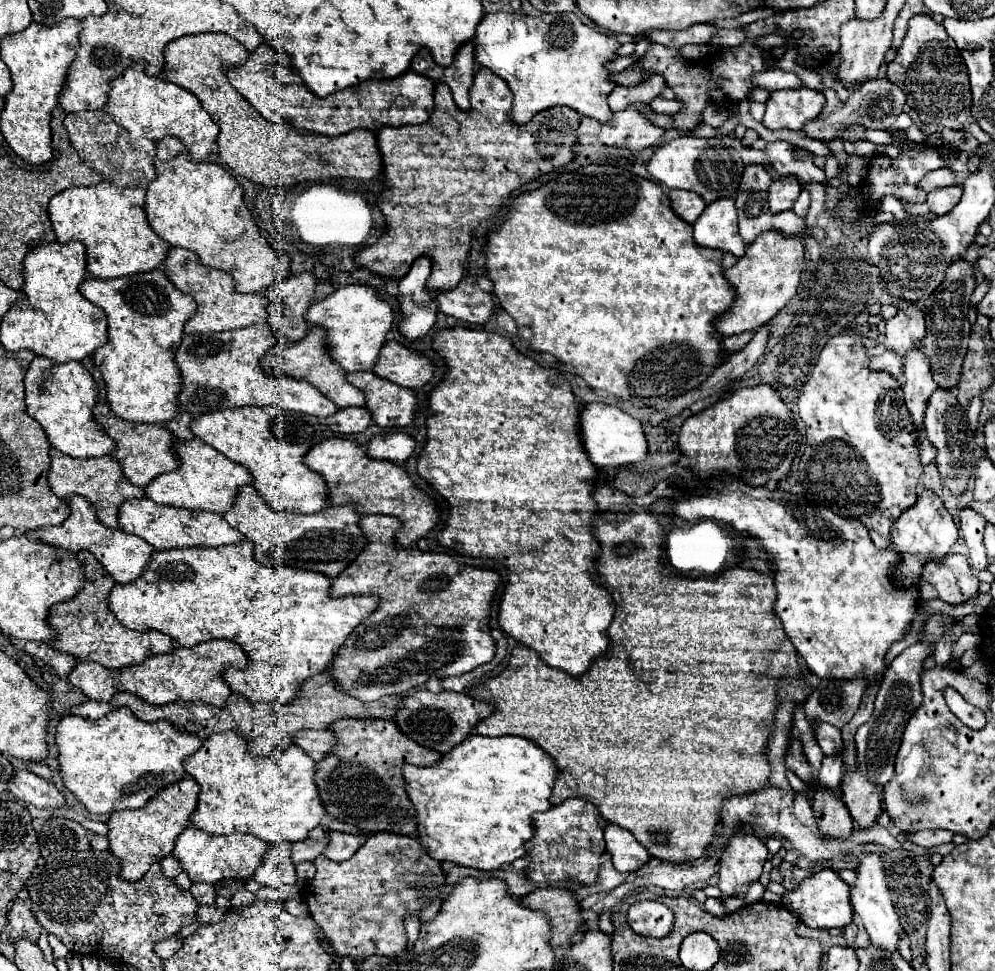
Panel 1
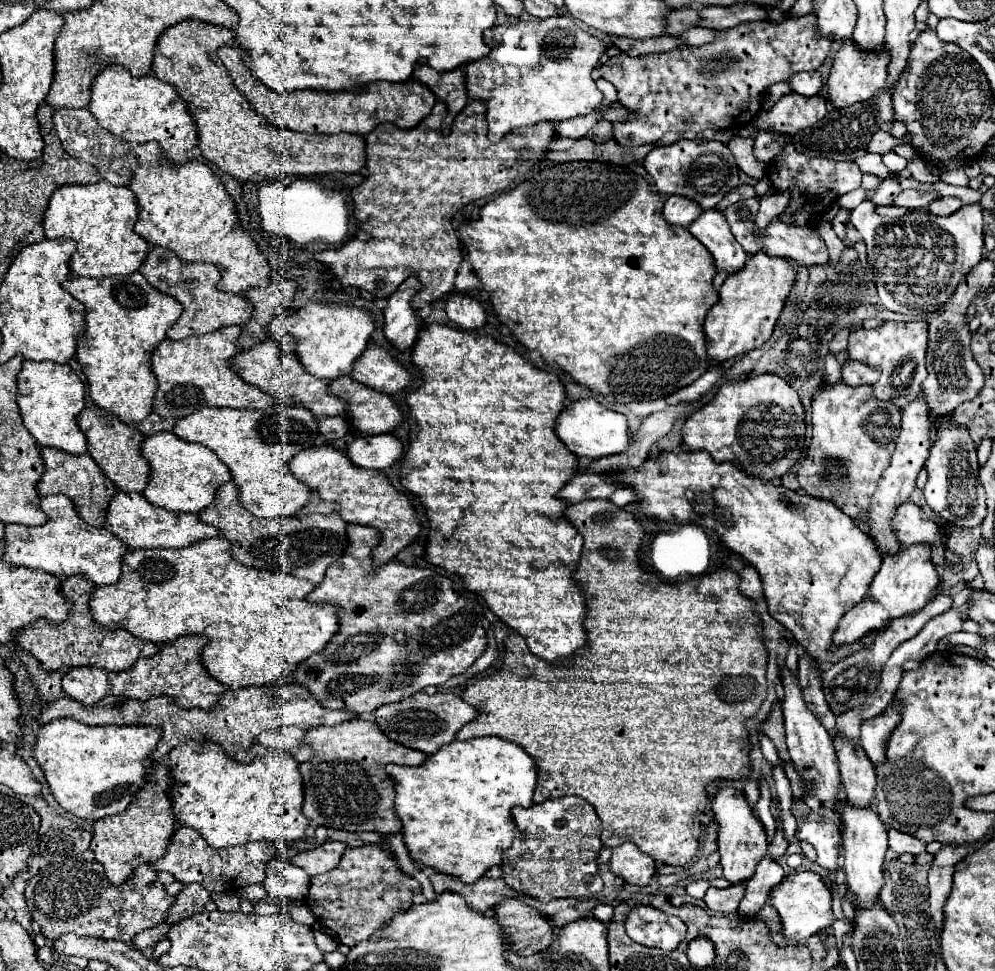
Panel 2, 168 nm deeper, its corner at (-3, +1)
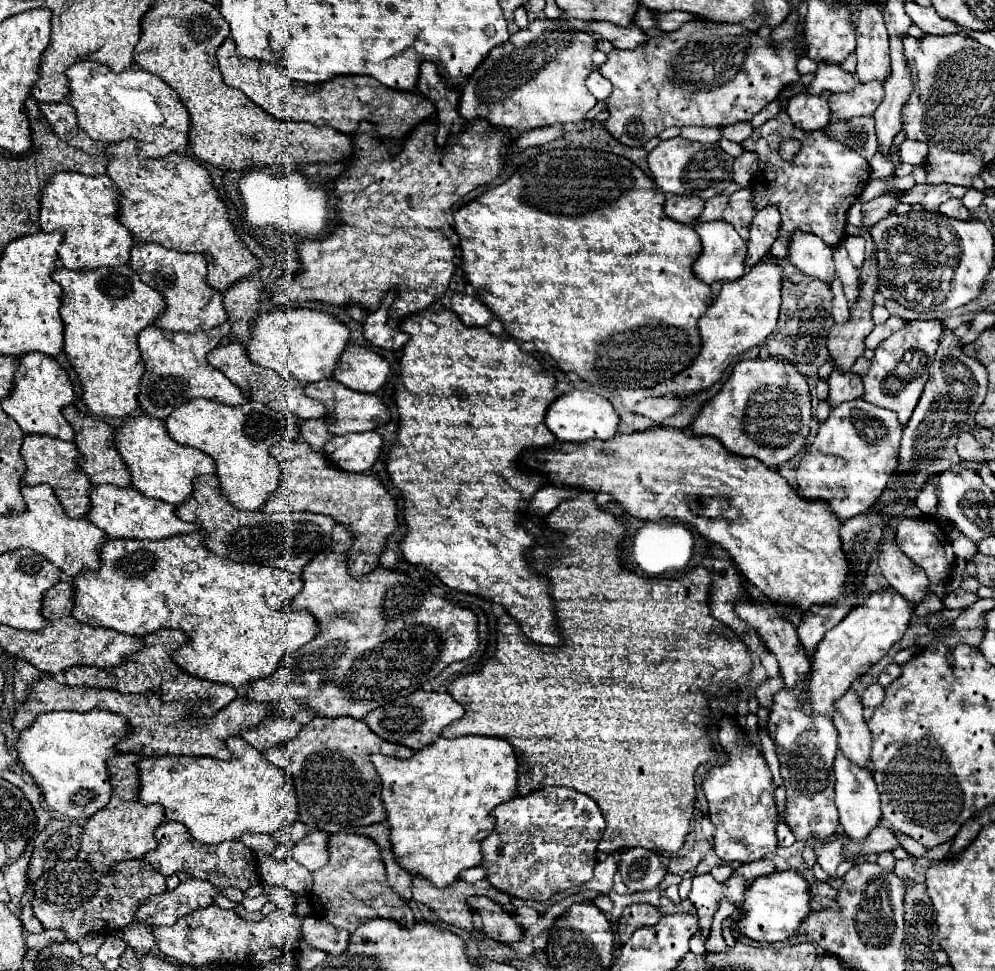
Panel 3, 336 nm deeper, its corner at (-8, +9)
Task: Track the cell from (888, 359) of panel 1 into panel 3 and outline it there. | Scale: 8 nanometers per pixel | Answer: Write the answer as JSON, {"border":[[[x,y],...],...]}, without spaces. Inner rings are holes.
{"border":[[[831,373],[829,377],[829,403],[839,405],[863,395],[863,381],[859,375],[851,373]]]}

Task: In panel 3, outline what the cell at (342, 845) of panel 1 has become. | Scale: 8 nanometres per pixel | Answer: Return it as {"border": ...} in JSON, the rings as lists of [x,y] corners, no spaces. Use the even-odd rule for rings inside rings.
{"border":[[[313,831],[303,841],[295,843],[291,847],[289,857],[295,859],[297,863],[305,865],[309,871],[315,871],[315,869],[327,865],[327,857],[329,857],[327,841],[329,841],[329,833]]]}

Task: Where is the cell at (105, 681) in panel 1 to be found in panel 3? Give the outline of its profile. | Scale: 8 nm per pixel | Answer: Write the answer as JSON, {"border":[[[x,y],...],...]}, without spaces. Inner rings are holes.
{"border":[[[71,667],[65,671],[65,681],[71,687],[99,687],[107,689],[107,685],[115,685],[115,677],[107,677],[101,667]]]}

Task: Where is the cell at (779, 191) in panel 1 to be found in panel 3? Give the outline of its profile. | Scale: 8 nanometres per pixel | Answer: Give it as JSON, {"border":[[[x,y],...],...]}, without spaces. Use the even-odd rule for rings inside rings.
{"border":[[[767,205],[767,209],[761,209],[755,213],[749,227],[751,237],[747,241],[747,247],[749,247],[747,259],[745,259],[747,267],[757,265],[769,253],[779,231],[779,223],[781,223],[779,209],[775,209],[773,205]]]}

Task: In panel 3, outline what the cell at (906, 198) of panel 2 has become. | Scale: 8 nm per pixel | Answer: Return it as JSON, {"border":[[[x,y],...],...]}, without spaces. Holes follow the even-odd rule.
{"border":[[[883,193],[867,203],[863,203],[863,223],[865,225],[875,225],[881,221],[893,207],[901,201],[901,197],[895,197],[895,193]]]}

